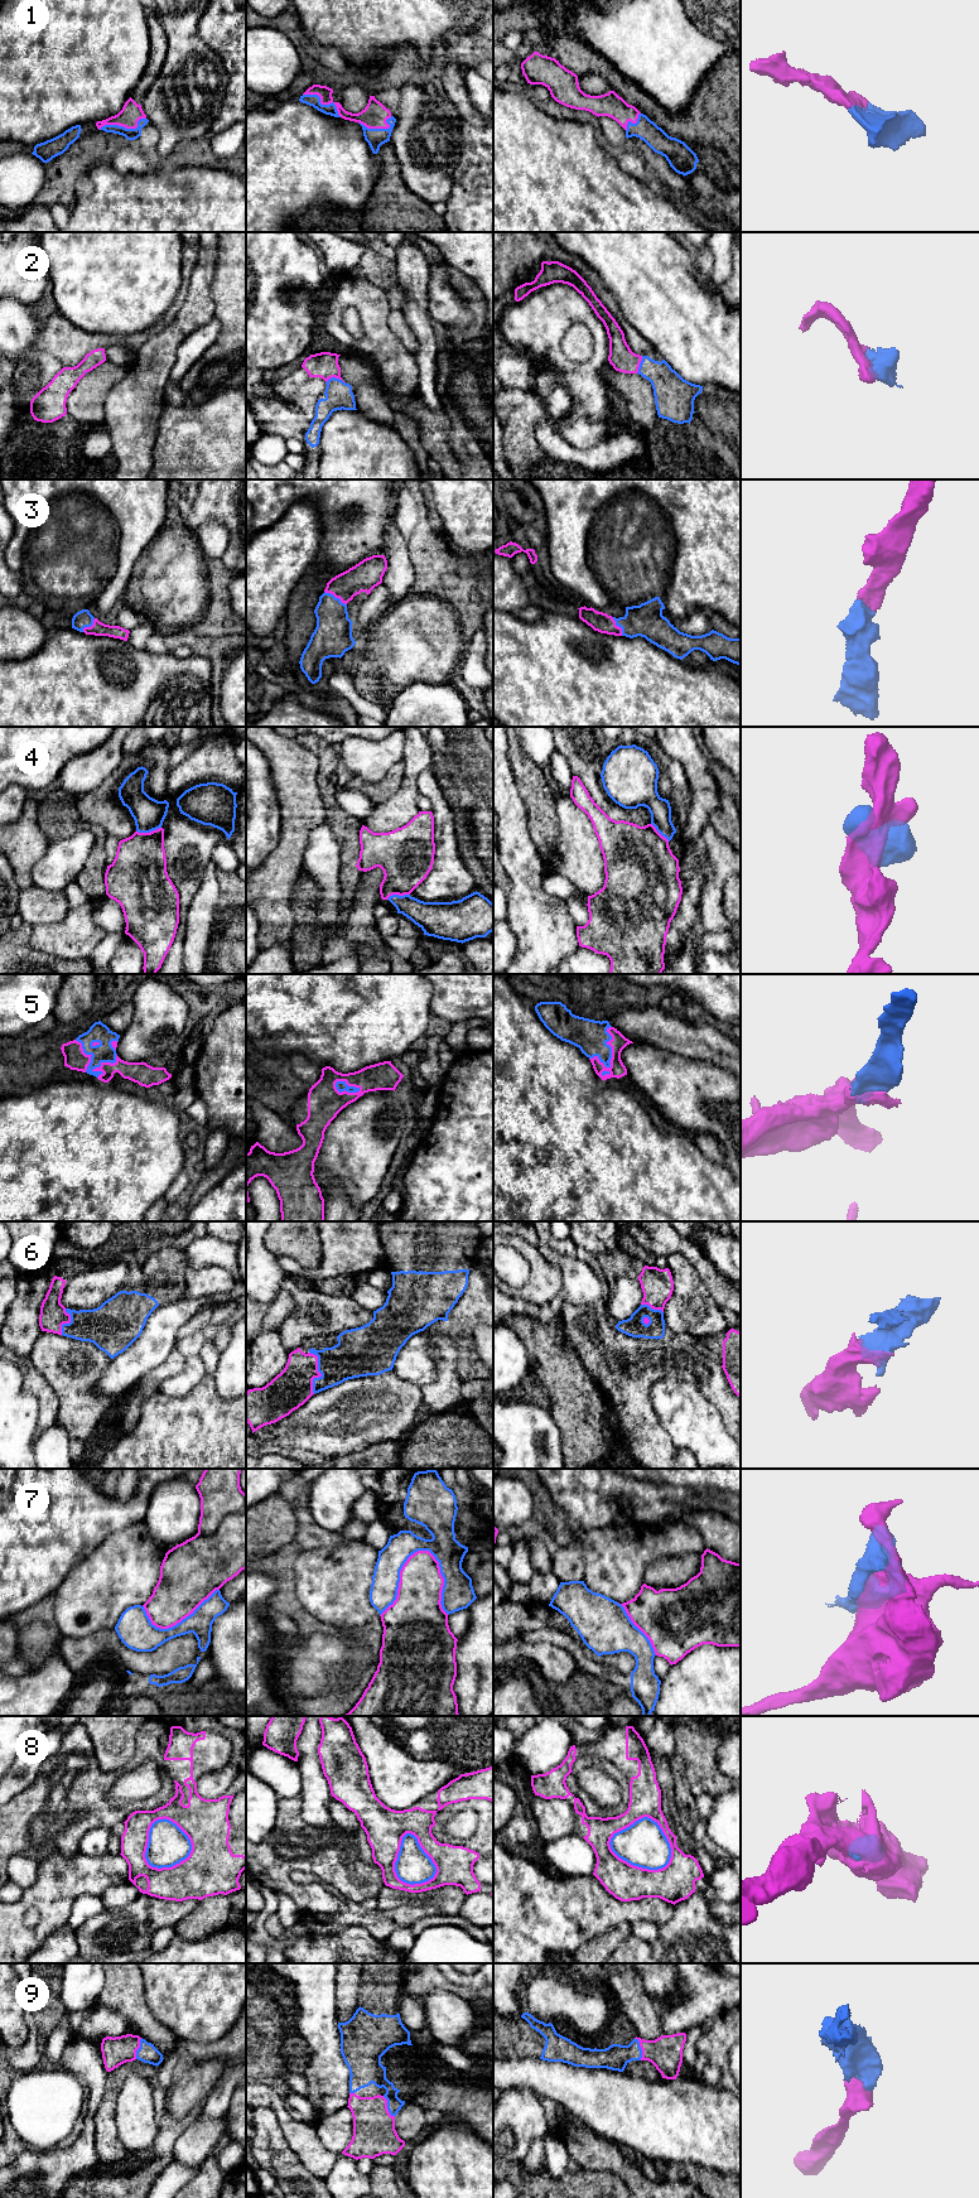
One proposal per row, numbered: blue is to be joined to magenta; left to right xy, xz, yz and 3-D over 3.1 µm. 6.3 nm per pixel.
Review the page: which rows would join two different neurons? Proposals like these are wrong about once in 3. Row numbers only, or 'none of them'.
7, 8

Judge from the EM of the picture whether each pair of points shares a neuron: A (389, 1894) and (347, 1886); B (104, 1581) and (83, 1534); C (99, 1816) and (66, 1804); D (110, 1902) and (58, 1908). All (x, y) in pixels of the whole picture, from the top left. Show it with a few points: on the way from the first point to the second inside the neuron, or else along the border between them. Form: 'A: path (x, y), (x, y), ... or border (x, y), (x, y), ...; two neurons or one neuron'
A: border (385, 1885), (375, 1897); two neurons
B: border (112, 1532), (70, 1572); two neurons
C: path (91, 1810), (82, 1804), (73, 1804); one neuron
D: border (126, 1879), (110, 1885), (100, 1895); two neurons

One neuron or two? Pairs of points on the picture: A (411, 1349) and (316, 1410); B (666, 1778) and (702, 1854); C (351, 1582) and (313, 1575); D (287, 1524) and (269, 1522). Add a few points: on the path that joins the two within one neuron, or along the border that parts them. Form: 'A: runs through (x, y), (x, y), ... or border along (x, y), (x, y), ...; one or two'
A: border along (392, 1369), (399, 1377), (418, 1386); two
B: runs through (668, 1797), (668, 1806), (674, 1823), (683, 1836); one
C: runs through (342, 1582), (331, 1582), (322, 1575); one
D: runs through (283, 1524), (273, 1524); one

